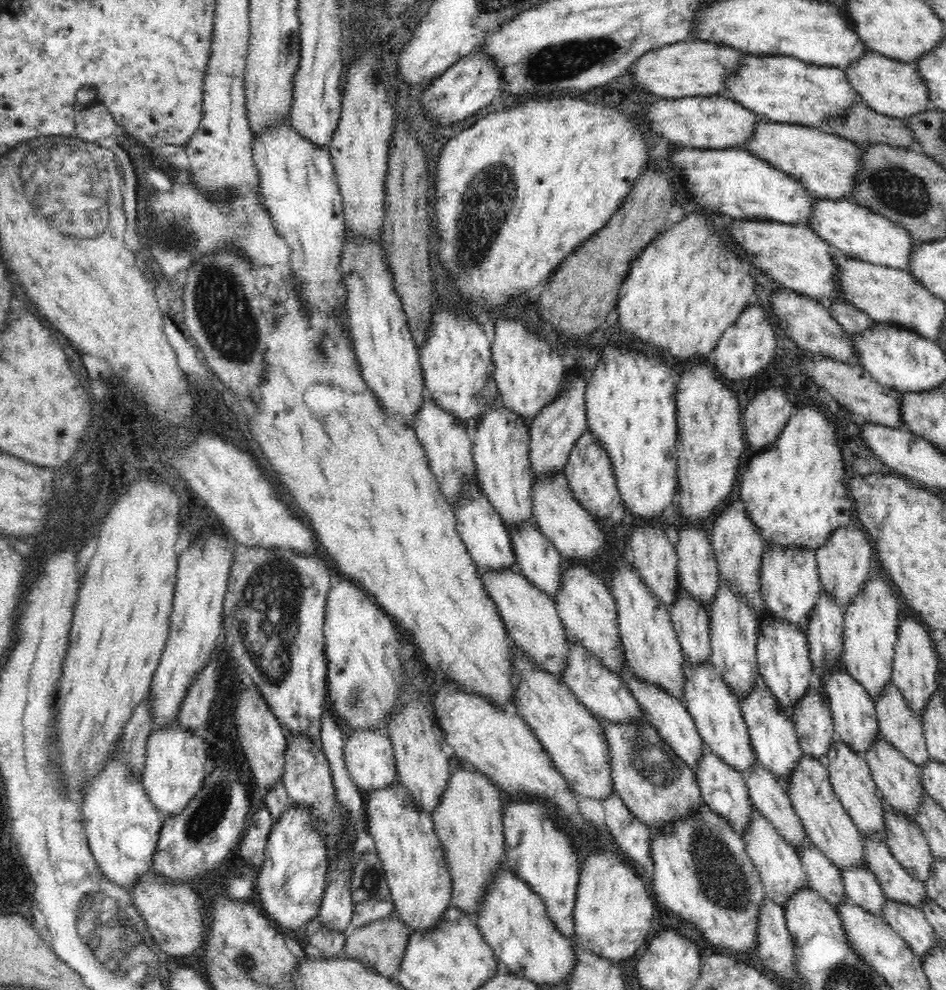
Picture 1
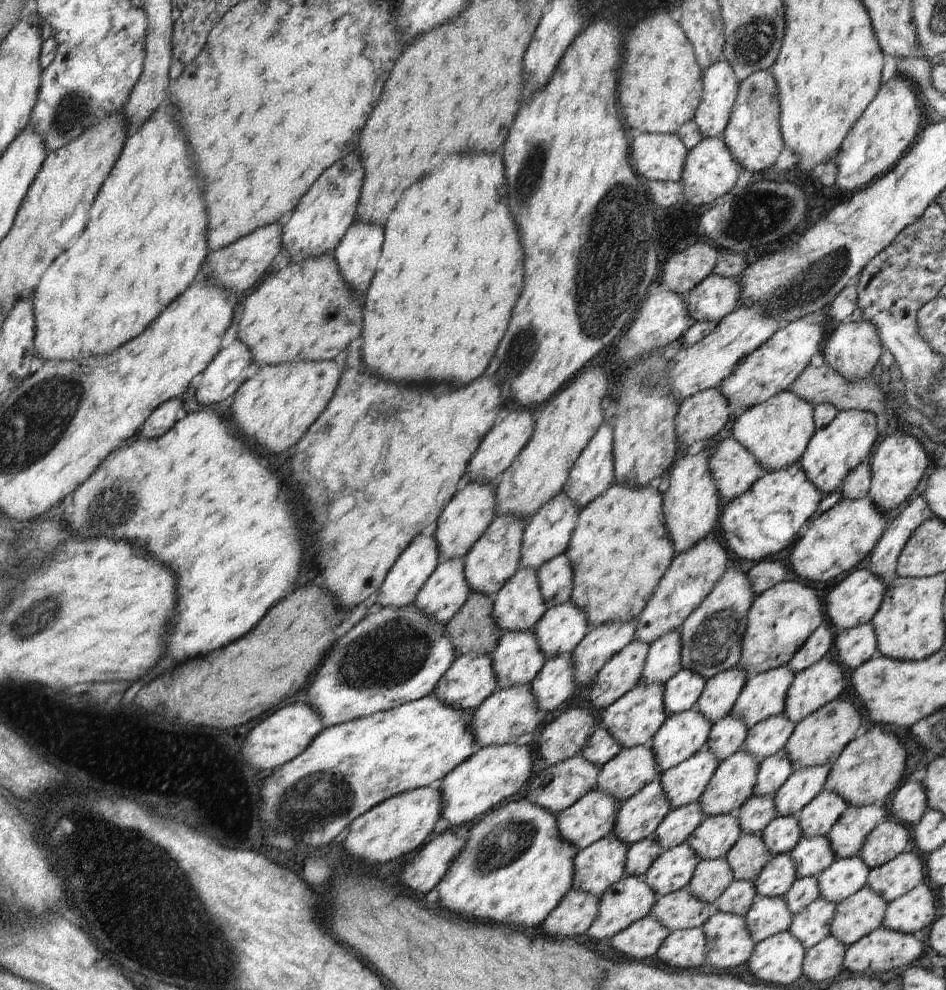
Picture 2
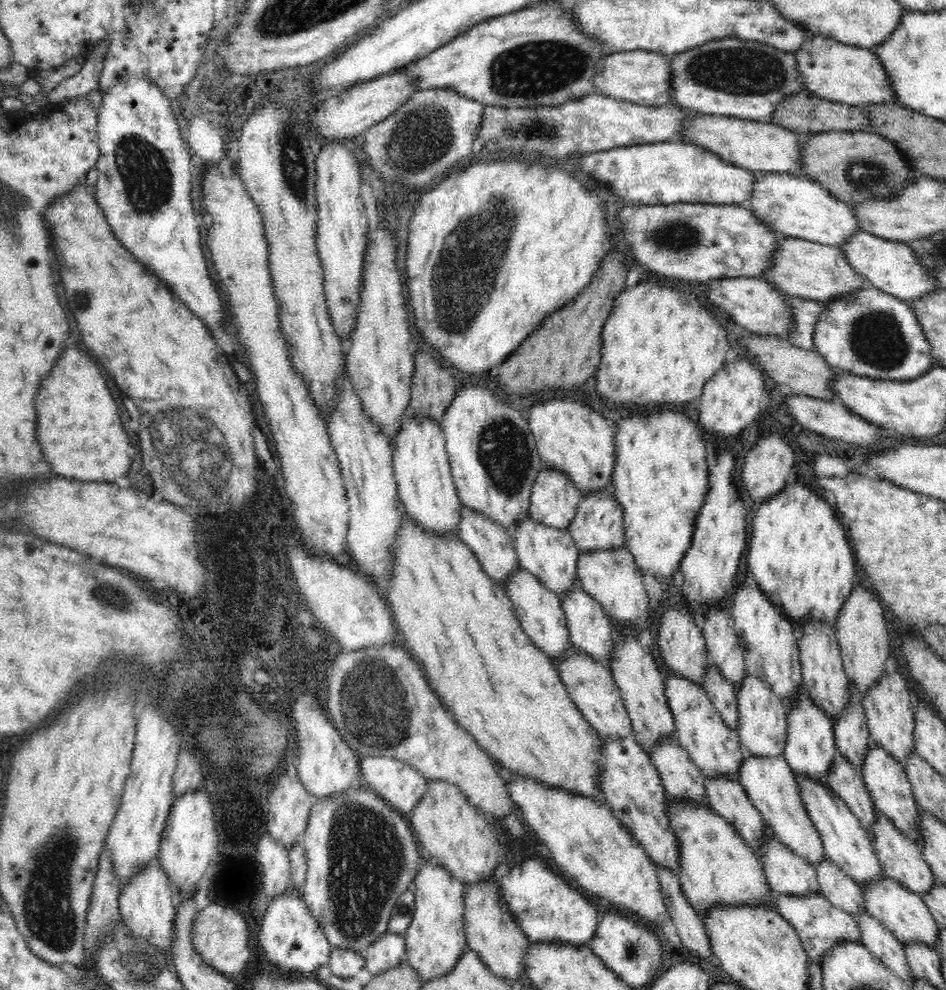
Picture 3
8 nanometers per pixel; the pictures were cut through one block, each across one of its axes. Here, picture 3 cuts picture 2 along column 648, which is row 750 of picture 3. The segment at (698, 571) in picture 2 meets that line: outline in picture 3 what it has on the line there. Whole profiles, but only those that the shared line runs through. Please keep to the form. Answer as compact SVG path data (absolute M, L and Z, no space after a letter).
M634 734L618 740L603 739L599 760L600 801L606 803L616 819L624 824L631 835L645 849L648 857L656 865L672 872L679 871L680 845L670 827L666 789L662 785L656 767L649 755L636 741Z

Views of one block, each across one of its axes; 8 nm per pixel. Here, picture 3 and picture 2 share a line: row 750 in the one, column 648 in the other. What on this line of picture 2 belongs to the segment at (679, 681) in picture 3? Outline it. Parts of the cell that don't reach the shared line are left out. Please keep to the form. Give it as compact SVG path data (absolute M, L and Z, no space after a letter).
M664 684L636 685L630 692L621 696L614 704L604 709L601 726L606 729L623 749L631 749L638 745L648 745L654 735L668 718L664 712Z

